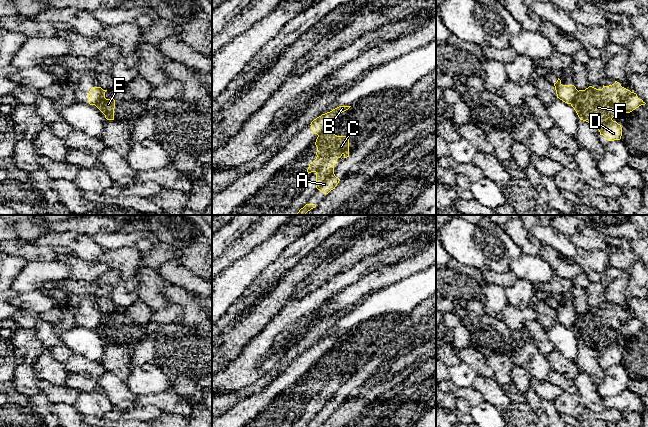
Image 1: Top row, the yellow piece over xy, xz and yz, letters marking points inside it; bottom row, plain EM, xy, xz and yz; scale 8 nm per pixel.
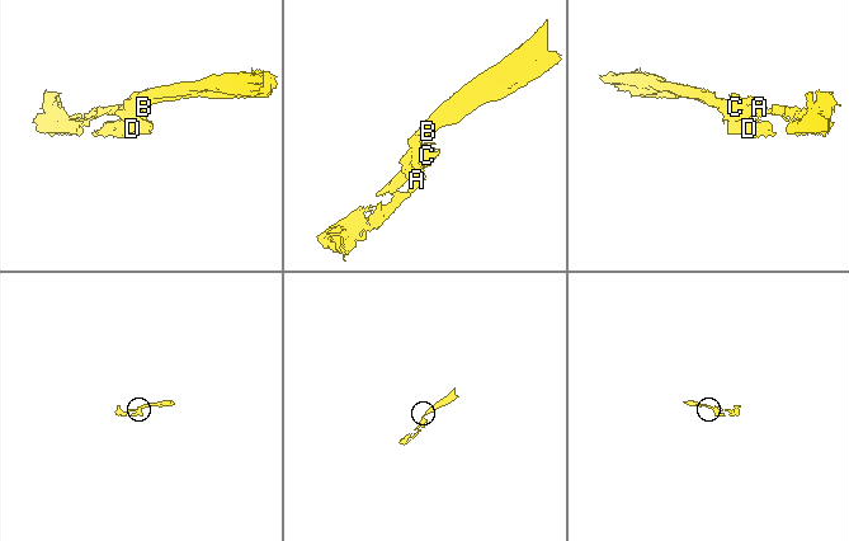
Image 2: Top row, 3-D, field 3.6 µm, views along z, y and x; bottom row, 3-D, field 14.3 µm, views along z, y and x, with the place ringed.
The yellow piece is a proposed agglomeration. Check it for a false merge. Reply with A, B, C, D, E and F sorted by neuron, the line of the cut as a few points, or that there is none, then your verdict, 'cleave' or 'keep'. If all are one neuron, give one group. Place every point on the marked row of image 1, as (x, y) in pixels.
A C D E F / B | xy (103, 90), (100, 98), (94, 104) | cleave

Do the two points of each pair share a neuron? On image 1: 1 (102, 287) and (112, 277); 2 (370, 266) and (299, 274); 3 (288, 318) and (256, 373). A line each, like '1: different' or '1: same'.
1: same
2: different
3: same

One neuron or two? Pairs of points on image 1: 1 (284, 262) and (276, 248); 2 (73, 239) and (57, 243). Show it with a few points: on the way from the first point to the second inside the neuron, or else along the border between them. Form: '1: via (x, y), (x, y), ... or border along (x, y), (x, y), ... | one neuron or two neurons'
1: border along (297, 239), (290, 243), (263, 271) | two neurons
2: via (69, 240), (61, 240) | one neuron

